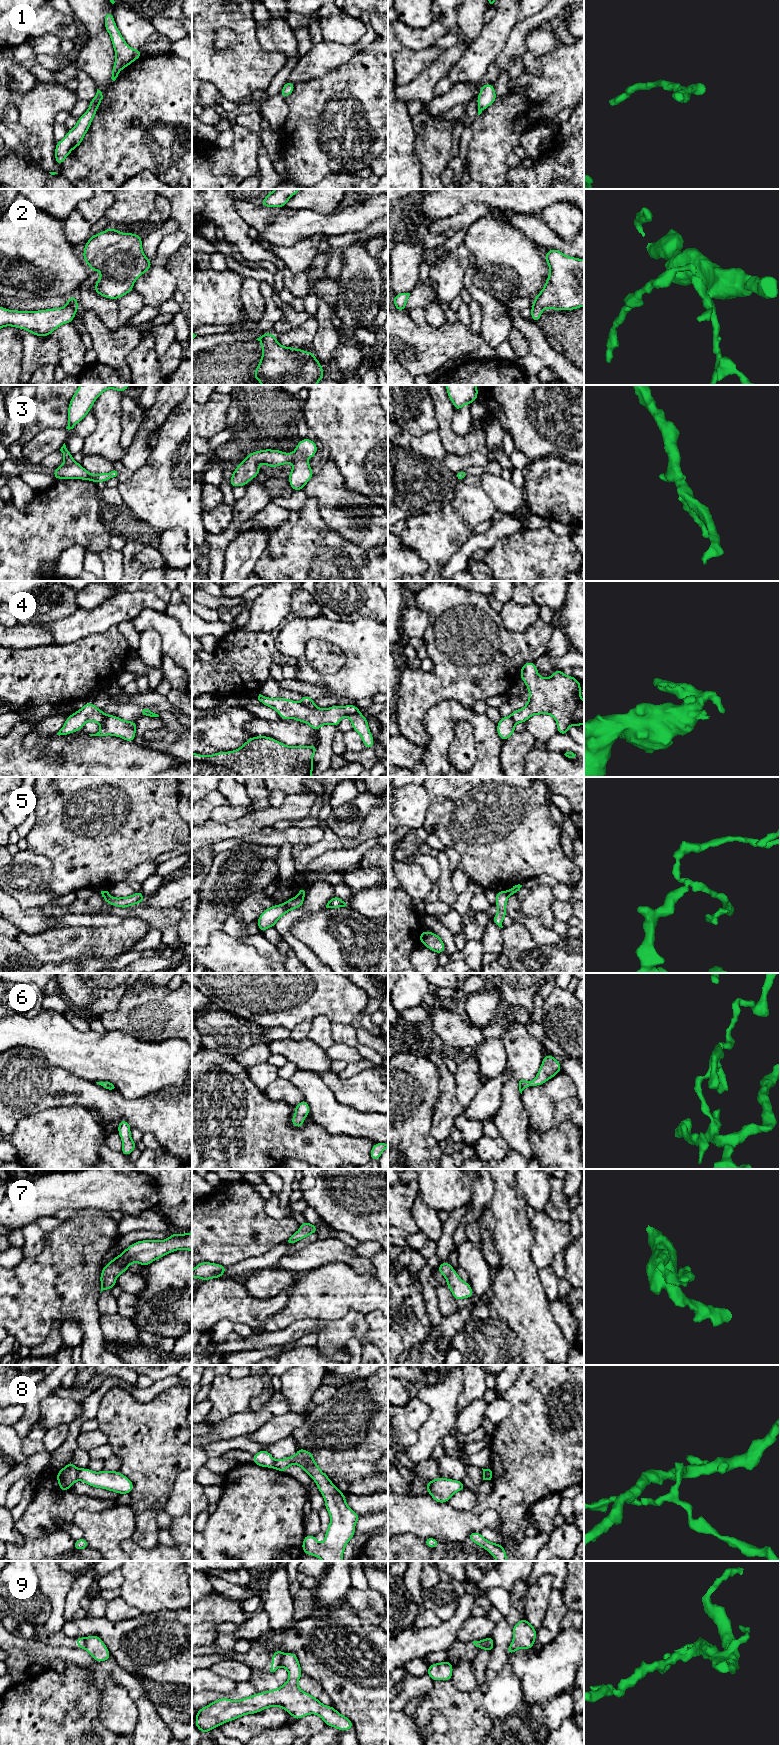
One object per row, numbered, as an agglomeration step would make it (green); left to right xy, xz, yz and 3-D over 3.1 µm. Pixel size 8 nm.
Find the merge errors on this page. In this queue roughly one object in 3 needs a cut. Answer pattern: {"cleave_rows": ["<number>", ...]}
{"cleave_rows": ["4", "5", "8", "9"]}

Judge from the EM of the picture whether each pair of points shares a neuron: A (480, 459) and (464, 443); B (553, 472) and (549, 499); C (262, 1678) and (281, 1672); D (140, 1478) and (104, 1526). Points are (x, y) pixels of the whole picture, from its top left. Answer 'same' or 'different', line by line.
A: different
B: same
C: same
D: different

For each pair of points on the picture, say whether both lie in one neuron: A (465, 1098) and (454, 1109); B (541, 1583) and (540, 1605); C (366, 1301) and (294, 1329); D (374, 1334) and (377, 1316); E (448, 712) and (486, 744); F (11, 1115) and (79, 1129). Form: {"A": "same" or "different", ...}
{"A": "different", "B": "same", "C": "different", "D": "same", "E": "same", "F": "different"}

